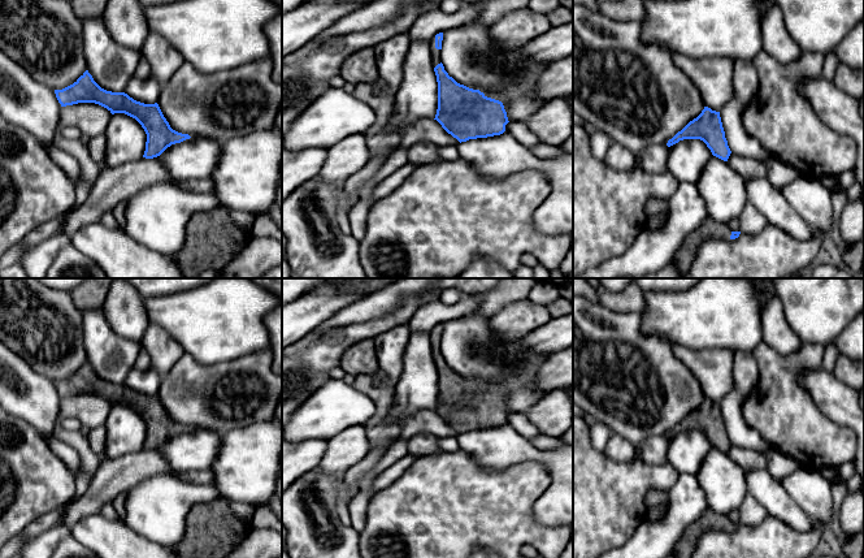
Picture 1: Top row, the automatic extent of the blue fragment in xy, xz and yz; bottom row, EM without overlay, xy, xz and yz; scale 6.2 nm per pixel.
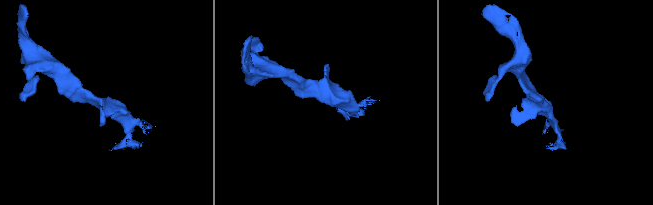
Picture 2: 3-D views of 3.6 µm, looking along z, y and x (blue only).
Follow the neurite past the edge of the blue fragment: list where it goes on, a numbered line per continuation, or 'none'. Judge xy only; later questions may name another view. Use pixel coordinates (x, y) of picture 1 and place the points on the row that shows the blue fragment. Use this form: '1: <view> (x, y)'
none

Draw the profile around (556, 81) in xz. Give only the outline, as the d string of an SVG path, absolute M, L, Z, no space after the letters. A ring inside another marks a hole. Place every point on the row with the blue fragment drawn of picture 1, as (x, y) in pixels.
M573 55L548 64L540 74L534 94L544 101L573 98Z

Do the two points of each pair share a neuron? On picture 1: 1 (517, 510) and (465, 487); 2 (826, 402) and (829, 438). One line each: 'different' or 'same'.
1: same
2: different

